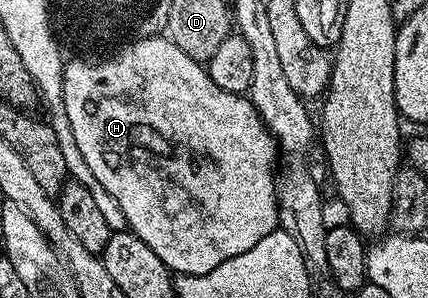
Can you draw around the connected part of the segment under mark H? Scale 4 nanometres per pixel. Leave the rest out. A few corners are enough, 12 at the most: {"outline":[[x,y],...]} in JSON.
{"outline":[[176,43],[65,62],[129,232],[204,275],[279,228],[278,143]]}

